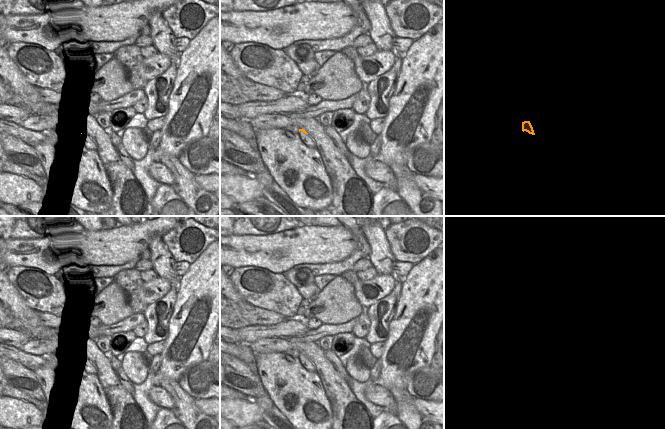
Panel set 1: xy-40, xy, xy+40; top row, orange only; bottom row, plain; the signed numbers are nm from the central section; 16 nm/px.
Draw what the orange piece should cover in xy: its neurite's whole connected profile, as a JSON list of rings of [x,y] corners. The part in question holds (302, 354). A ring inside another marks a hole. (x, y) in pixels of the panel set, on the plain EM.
[[[299,353],[299,360],[303,367],[309,372],[316,372],[316,368],[312,361],[304,354]]]

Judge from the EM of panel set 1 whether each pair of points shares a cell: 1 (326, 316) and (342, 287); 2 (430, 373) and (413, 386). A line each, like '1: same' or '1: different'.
1: same
2: same

